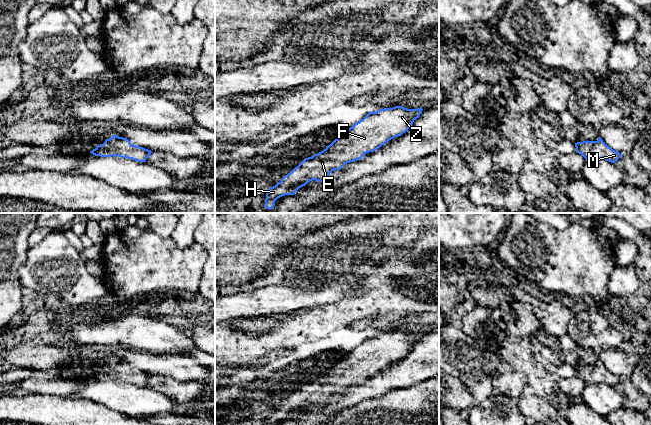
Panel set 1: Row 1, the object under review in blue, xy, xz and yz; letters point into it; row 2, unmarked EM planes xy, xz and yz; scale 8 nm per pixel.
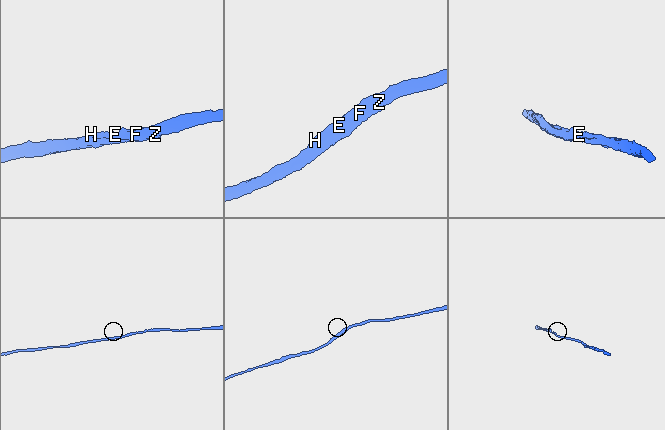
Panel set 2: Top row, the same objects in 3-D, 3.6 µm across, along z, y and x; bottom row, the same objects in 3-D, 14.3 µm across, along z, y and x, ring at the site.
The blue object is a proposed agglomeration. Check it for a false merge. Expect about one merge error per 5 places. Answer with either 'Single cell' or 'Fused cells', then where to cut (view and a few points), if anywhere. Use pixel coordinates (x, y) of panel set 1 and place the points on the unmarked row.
Single cell. No split

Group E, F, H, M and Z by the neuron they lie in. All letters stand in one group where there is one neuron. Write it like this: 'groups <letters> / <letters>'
groups E F H M Z

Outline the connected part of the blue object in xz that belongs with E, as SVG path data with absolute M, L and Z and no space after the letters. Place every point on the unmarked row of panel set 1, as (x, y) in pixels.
M402 330L369 336L326 372L305 382L275 410L266 414L265 425L276 425L295 416L308 406L323 406L334 394L359 384L364 378L373 376L389 364L408 355L422 332L407 333Z

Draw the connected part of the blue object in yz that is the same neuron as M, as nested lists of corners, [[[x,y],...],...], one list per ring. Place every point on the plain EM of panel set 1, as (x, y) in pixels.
[[[599,361],[597,365],[583,365],[575,367],[576,376],[581,378],[586,384],[606,383],[615,387],[622,378],[613,374],[605,368]]]

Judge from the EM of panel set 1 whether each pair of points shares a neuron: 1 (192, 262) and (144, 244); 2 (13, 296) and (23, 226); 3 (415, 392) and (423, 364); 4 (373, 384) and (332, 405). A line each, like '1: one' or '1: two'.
1: one
2: one
3: two
4: one

